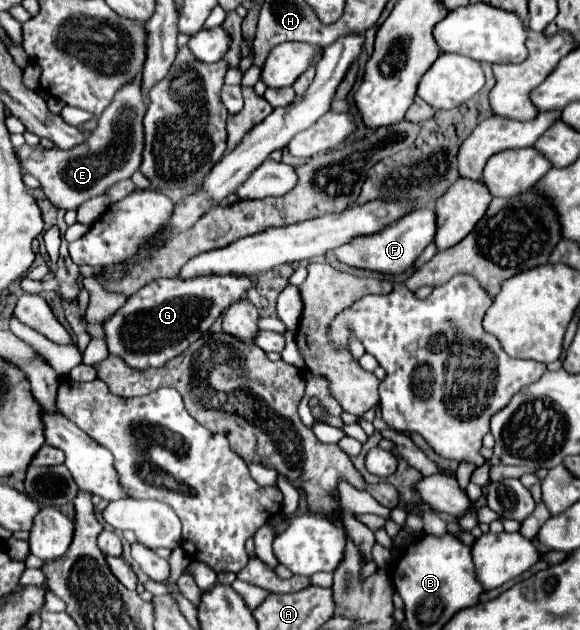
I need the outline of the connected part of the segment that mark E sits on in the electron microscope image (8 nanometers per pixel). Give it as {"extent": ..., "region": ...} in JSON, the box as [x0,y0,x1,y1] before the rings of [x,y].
{"extent":[17,76,147,210],"region":[[[141,76],[119,88],[113,102],[97,118],[97,128],[91,132],[85,144],[71,148],[69,152],[61,148],[43,148],[23,144],[17,150],[17,158],[25,174],[35,176],[41,182],[45,196],[63,210],[77,210],[85,200],[103,194],[109,186],[119,180],[131,178],[141,166],[143,142],[143,116],[147,112],[147,96],[141,88]]]}

